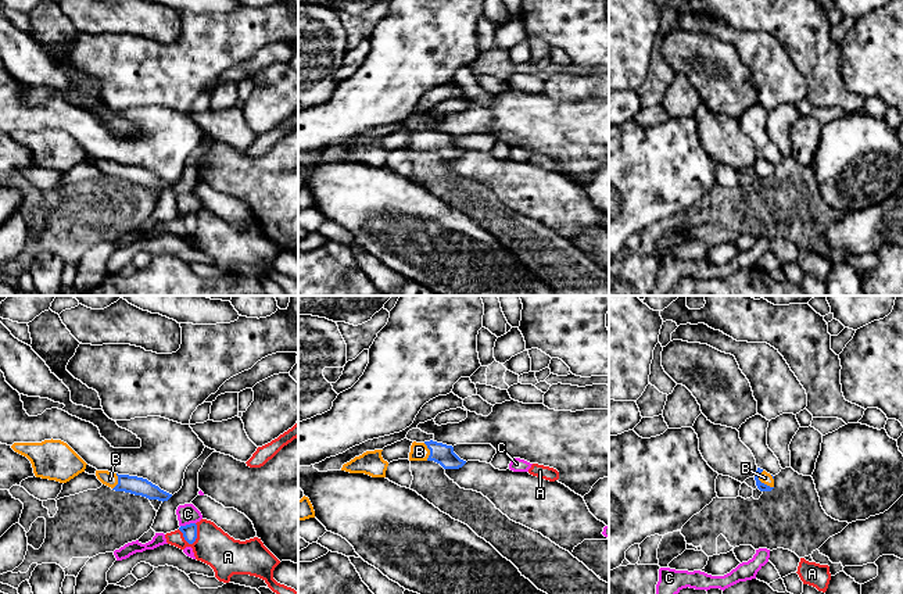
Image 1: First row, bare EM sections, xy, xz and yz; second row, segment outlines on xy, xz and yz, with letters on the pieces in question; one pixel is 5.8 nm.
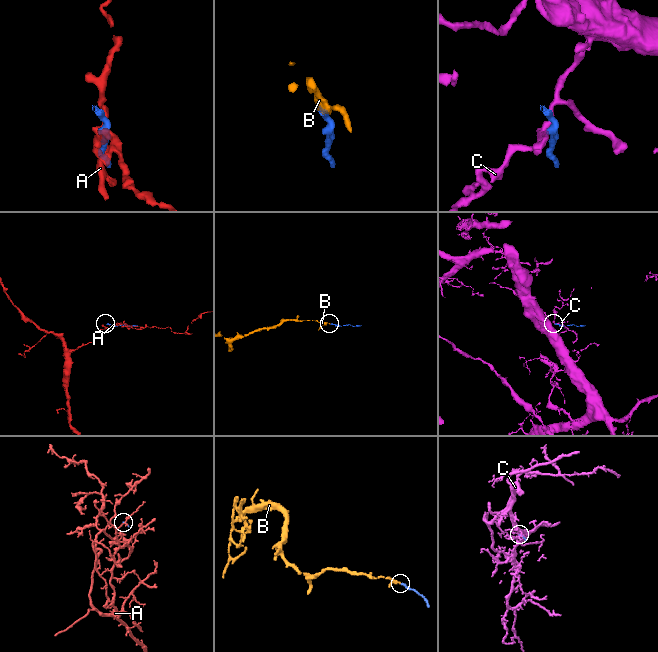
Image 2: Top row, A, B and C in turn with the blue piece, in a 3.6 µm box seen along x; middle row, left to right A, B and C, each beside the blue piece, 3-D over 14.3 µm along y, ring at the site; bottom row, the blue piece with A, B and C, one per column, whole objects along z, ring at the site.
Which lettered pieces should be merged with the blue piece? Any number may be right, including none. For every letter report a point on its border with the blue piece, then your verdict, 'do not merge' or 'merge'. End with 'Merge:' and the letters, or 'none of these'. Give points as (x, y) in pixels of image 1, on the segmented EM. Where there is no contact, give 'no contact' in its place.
A: meets blue in xy at (186, 540); do not merge
B: meets blue in yz at (760, 482); merge
C: meets blue in xy at (187, 525); do not merge
Merge: B

